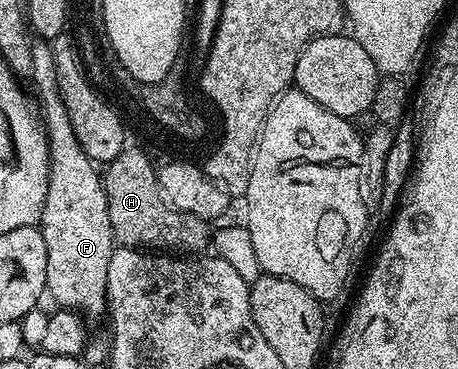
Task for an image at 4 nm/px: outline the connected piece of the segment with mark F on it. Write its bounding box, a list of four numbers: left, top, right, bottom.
[30,38,117,318]

